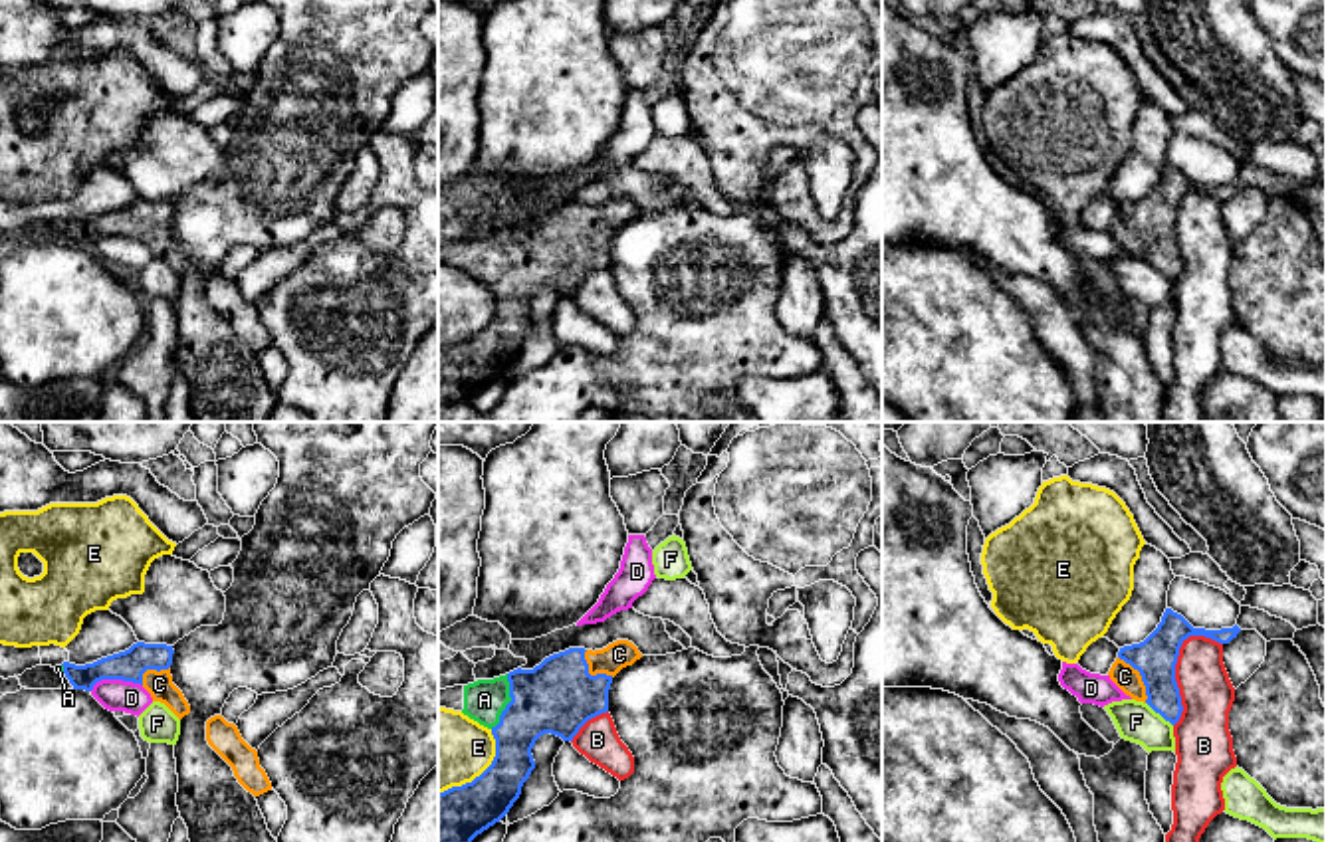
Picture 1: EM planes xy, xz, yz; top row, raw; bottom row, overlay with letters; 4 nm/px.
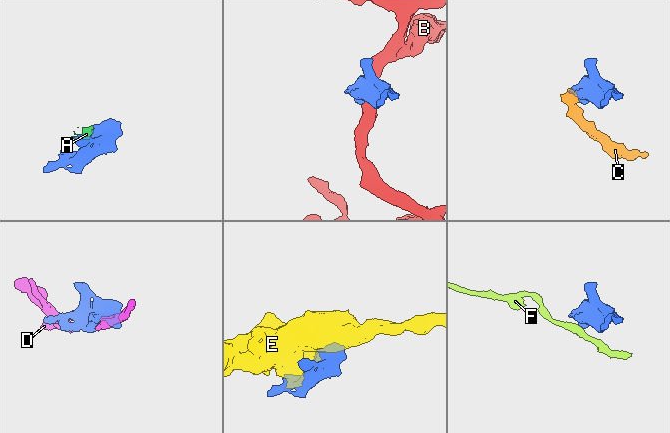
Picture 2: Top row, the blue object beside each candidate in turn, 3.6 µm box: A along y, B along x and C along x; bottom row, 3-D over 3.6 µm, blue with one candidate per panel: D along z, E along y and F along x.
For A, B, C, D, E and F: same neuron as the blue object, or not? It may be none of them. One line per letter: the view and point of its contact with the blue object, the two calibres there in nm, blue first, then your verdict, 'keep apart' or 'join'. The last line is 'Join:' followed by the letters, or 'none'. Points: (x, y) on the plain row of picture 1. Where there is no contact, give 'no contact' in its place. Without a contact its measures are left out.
A: xz (510, 258) | 300/170 nm | join
B: yz (1174, 228) | 170/220 nm | keep apart
C: yz (1142, 234) | 170/100 nm | join
D: xy (115, 234) | 130/130 nm | keep apart
E: xz (482, 329) | 220/320 nm | keep apart
F: yz (1160, 270) | 170/170 nm | keep apart
Join: A, C

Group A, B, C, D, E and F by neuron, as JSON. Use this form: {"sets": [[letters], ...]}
{"sets": [["A", "C"], ["B"], ["D", "F"], ["E"]]}

